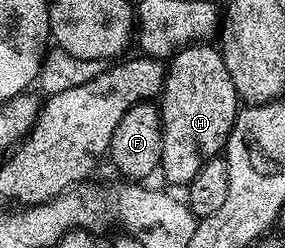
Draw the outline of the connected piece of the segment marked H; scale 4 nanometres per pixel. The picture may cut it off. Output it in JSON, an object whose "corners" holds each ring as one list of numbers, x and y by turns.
{"corners":[[212,43,175,50,166,65,164,88,158,101,162,119,162,159,159,172,172,185,187,186,202,171,202,163,221,156,236,122,238,98,226,71,224,54]]}

